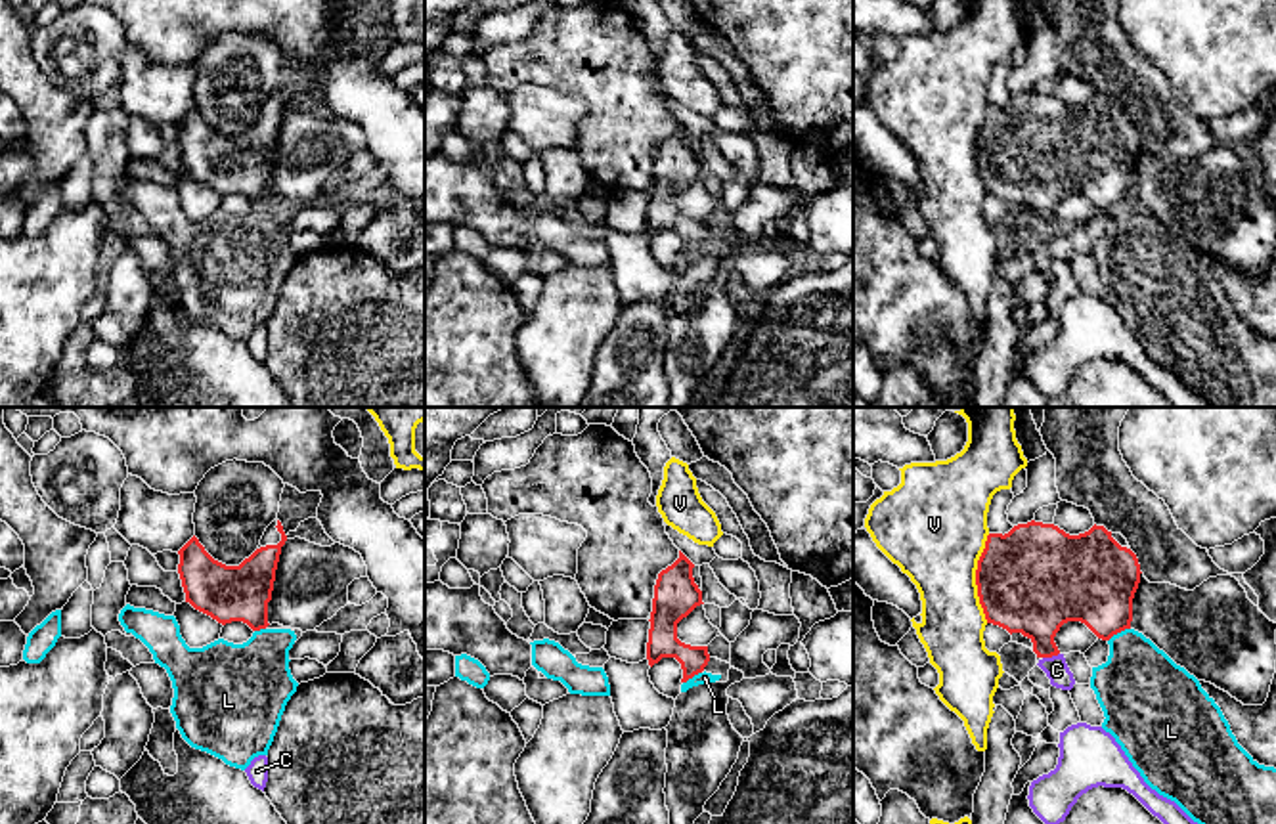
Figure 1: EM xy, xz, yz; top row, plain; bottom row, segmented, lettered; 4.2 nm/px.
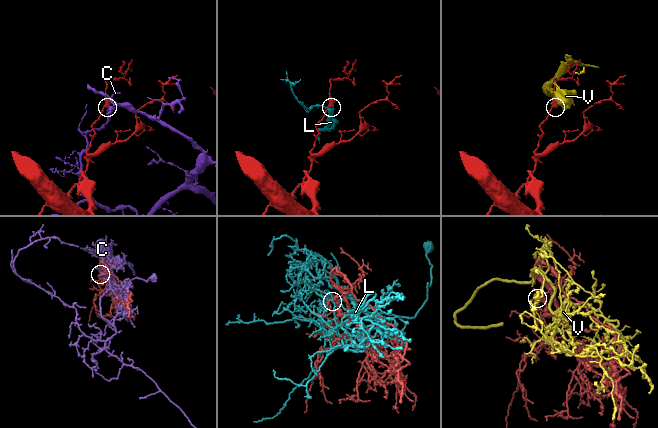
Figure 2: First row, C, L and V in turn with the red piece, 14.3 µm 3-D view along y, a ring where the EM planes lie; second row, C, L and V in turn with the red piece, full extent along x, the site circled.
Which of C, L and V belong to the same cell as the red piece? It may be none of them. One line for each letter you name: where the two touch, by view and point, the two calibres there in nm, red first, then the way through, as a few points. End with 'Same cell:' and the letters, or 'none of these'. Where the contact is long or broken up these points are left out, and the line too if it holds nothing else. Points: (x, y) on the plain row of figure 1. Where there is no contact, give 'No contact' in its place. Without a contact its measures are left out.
Same cell: none of these

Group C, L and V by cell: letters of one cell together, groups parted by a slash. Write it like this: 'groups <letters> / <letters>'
groups C / L / V

